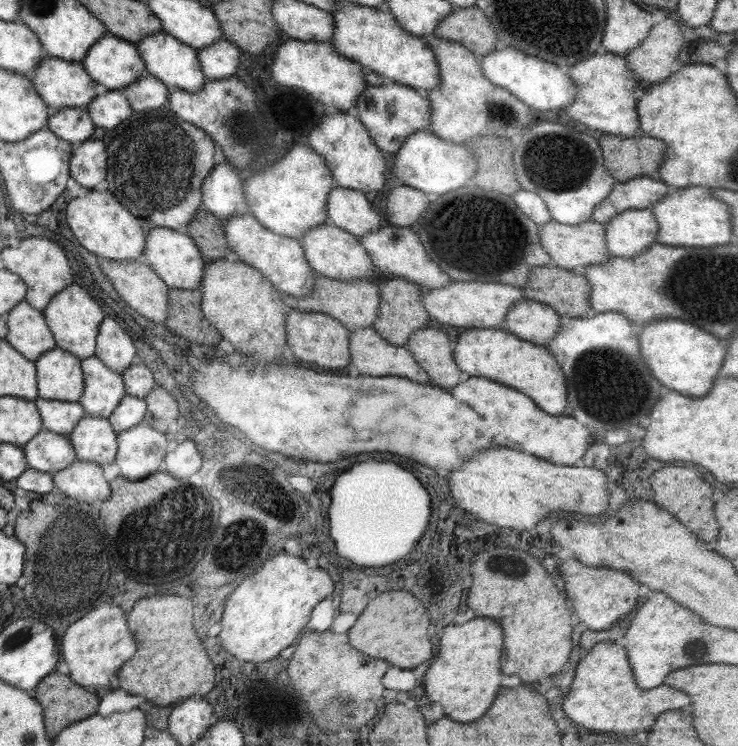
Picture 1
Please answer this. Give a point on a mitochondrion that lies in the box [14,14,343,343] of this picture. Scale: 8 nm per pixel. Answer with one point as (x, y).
(159, 180)

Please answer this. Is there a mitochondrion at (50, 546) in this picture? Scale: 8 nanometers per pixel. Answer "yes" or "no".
yes

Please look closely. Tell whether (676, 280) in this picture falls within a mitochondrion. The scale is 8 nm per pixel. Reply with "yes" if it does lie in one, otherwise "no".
yes

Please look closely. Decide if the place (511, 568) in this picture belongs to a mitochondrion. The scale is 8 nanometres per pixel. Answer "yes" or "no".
yes

